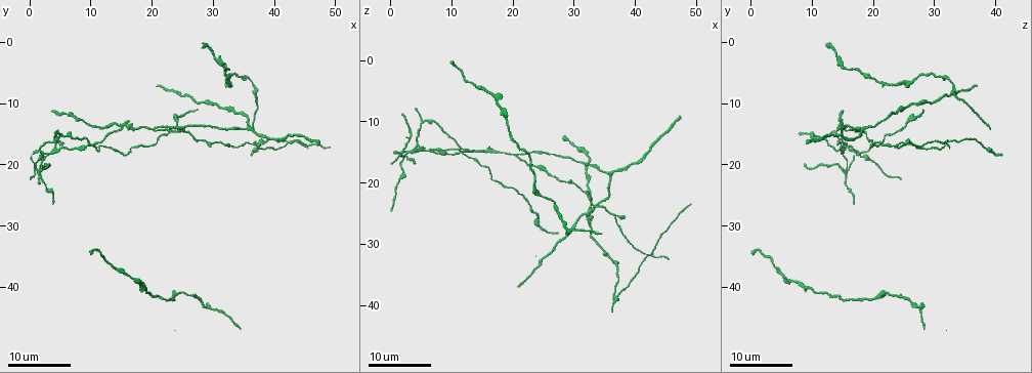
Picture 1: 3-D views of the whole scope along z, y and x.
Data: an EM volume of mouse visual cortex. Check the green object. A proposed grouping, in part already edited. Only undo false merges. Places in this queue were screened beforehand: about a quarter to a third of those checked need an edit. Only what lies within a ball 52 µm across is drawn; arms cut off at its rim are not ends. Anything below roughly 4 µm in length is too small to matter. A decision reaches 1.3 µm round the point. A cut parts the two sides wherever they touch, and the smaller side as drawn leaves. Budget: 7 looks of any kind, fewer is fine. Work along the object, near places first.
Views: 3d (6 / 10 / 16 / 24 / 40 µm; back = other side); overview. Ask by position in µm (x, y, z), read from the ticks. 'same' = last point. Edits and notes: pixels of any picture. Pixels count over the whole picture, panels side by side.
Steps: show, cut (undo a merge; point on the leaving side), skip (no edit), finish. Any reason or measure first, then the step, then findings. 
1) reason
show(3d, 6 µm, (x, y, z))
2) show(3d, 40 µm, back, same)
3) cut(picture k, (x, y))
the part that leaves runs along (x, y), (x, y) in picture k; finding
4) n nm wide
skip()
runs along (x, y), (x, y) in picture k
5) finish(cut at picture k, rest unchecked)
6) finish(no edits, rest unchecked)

thick turns thin
show(3d, 16 µm, (24.5, 41.0, 22.0))

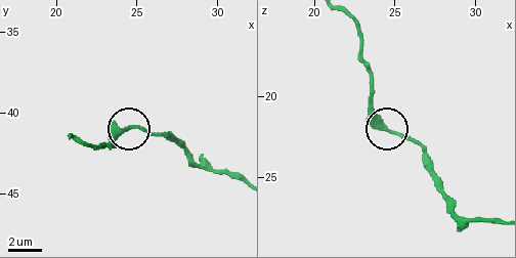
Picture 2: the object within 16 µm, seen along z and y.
zoom in
show(3d, 6 µm, (24.5, 40.9, 22.1))

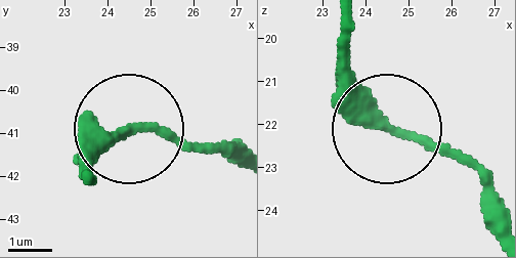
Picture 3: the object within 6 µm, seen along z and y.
skip()
runs along (346, 20), (356, 97), (390, 127), (444, 145), (485, 182) in picture 3; continuous, no second neuron

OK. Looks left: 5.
thick turns thin
show(3d, 16 µm, (19.0, 40.5, 9.5))

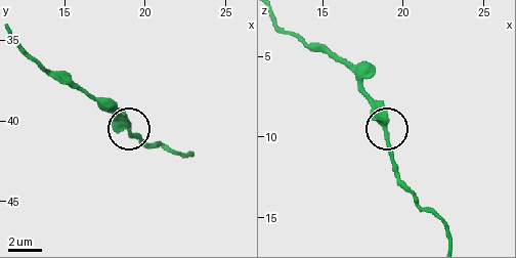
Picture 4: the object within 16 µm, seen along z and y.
show(3d, 6 µm, same)

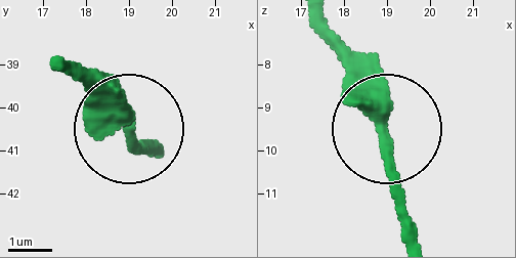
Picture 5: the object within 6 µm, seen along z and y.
skip()
one neuron here

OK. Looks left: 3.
thin arm on a thick one
show(3d, 16 µm, (14.5, 14.5, 14.5))

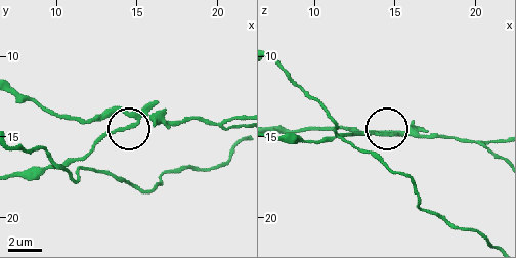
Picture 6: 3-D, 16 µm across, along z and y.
show(3d, 6 µm, (14.9, 14.2, 15.0))

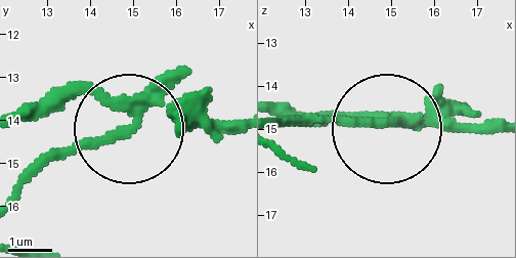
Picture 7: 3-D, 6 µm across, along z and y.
3 arms
cut(picture 7, (96, 148))
the part that leaves runs along (144, 105), (72, 141), (16, 189) in picture 7; a second neuron is stuck on

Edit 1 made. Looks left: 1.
finish(cut at picture 7, rest unchecked)

